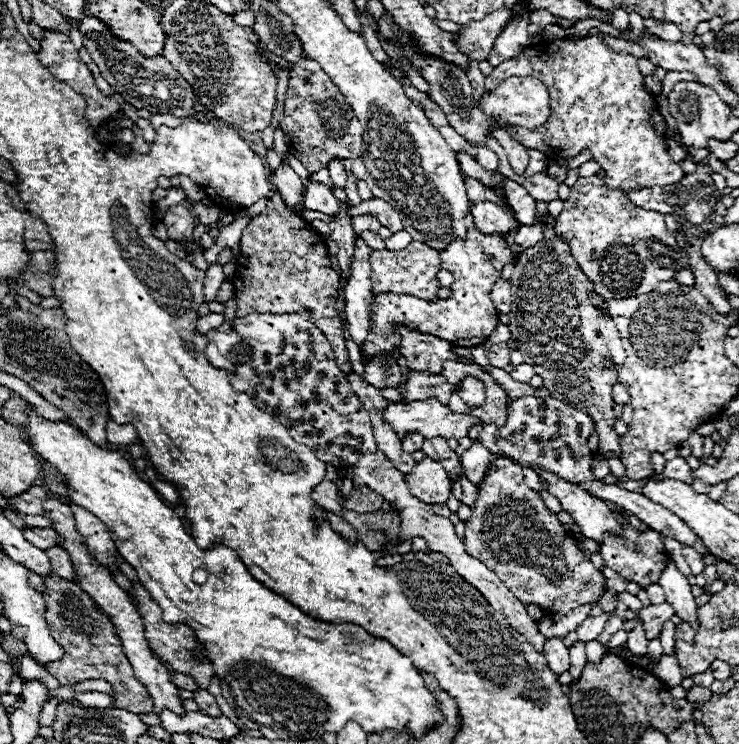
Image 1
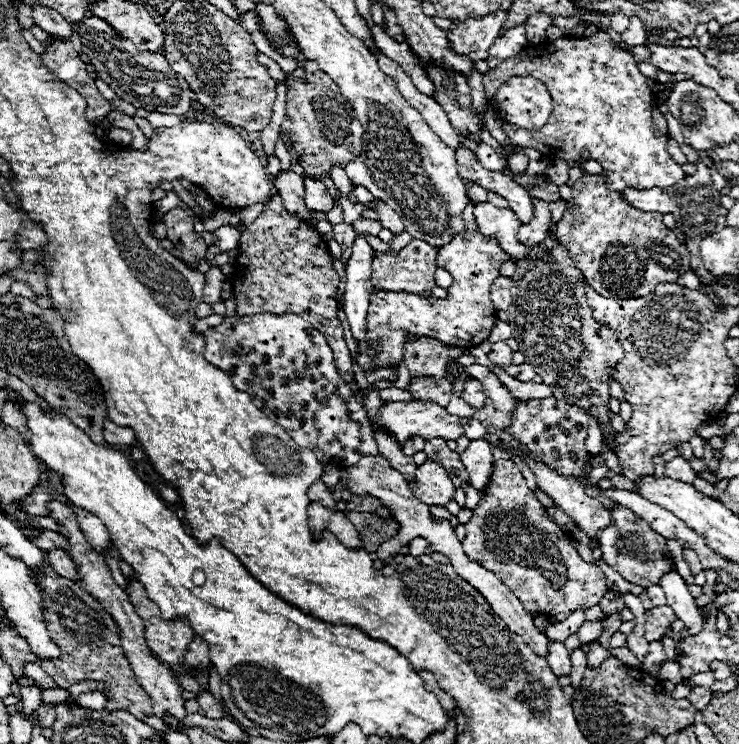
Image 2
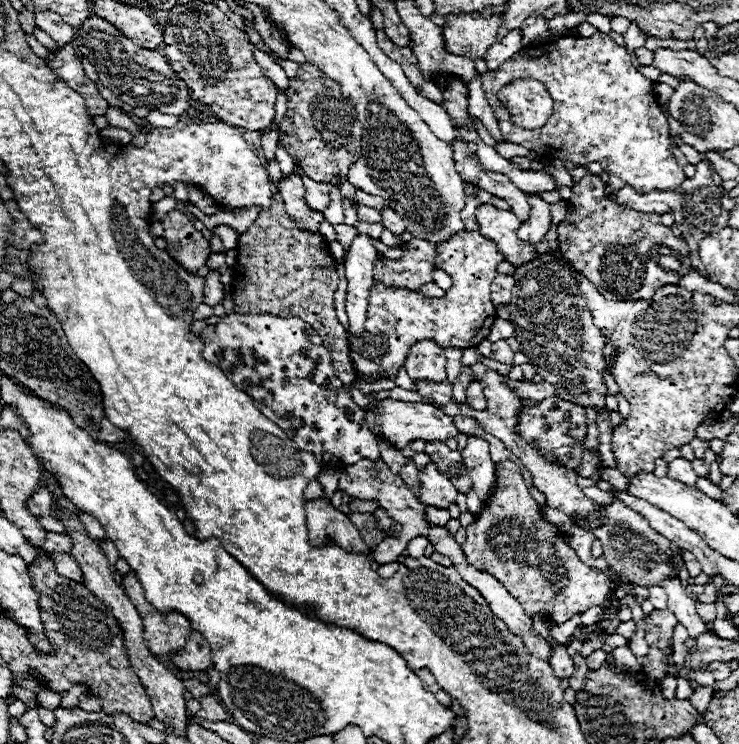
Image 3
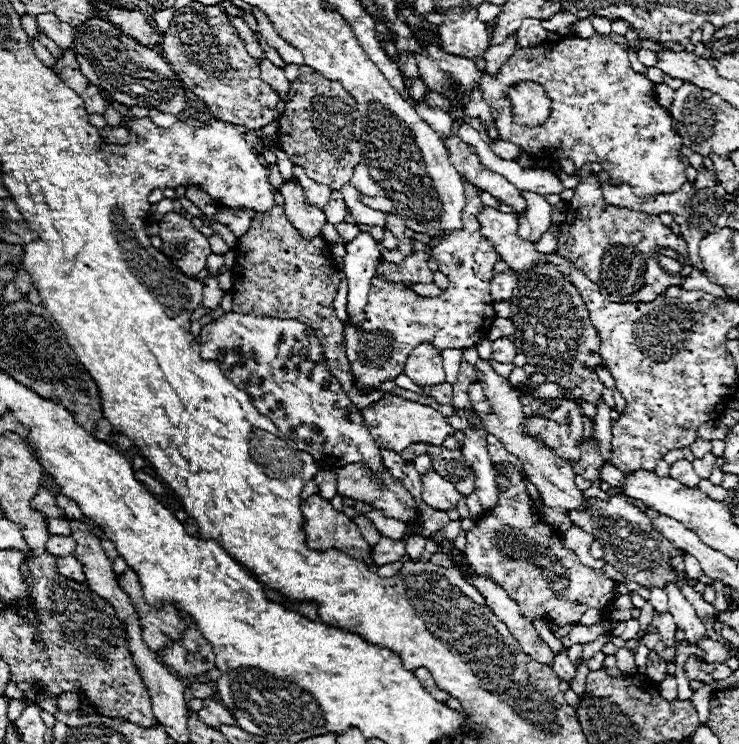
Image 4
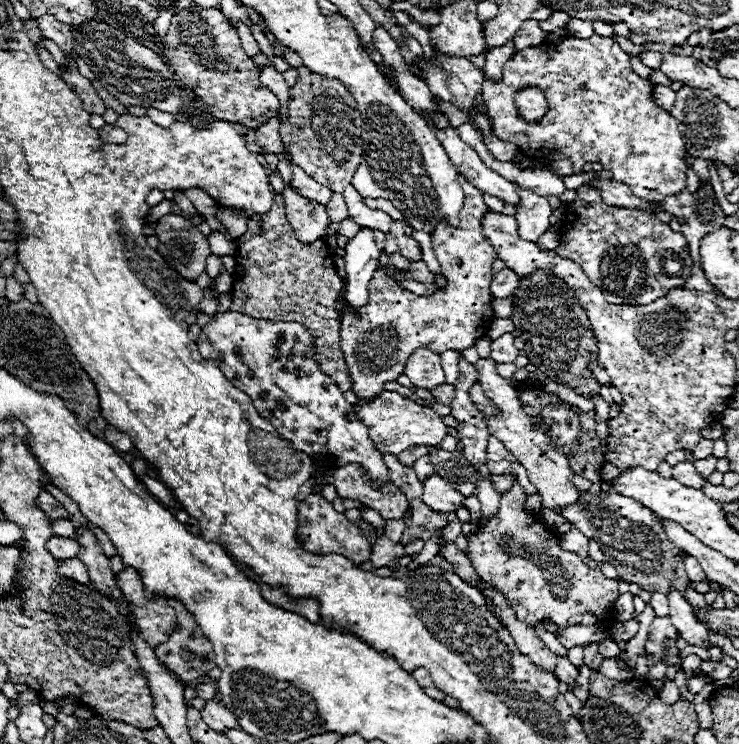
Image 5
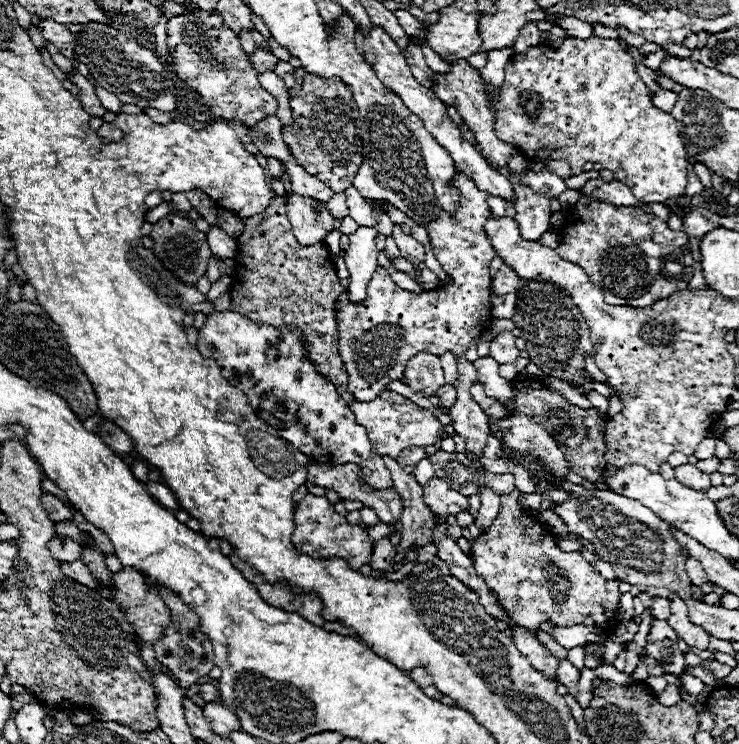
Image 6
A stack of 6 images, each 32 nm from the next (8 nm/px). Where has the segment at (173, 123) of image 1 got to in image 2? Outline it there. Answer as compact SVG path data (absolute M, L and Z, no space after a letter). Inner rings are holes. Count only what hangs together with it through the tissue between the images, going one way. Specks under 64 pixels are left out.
M151 112L147 120L153 128L173 127L180 122L180 117L173 114L162 114L159 112Z

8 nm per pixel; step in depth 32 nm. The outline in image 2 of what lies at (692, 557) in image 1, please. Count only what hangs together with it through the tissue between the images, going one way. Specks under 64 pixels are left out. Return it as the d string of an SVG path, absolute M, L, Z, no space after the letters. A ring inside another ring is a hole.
M684 550L682 552L684 554L684 560L686 560L686 564L688 564L688 568L690 568L690 572L692 572L692 576L696 576L696 574L700 574L702 572L702 564L700 564L700 560L698 560L698 556L692 552L692 550Z

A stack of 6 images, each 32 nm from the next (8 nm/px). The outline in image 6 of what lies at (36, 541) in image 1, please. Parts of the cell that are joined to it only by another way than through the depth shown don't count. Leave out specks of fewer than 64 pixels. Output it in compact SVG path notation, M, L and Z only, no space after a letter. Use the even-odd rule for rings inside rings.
M56 536L54 540L50 540L48 550L58 562L74 562L74 560L80 560L82 556L82 546L64 536Z

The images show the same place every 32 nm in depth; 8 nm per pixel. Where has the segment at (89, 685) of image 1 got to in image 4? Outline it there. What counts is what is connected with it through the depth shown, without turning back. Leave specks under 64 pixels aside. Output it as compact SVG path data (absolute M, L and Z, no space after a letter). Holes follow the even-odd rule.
M68 692L60 695L58 697L58 709L67 713L79 709L78 694L79 692Z

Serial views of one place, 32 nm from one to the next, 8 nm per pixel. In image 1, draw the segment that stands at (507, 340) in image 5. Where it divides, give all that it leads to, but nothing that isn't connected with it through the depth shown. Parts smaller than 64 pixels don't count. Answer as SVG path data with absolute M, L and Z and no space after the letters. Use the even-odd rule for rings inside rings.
M502 342L502 344L494 344L488 352L488 360L494 368L506 368L510 364L510 348Z

